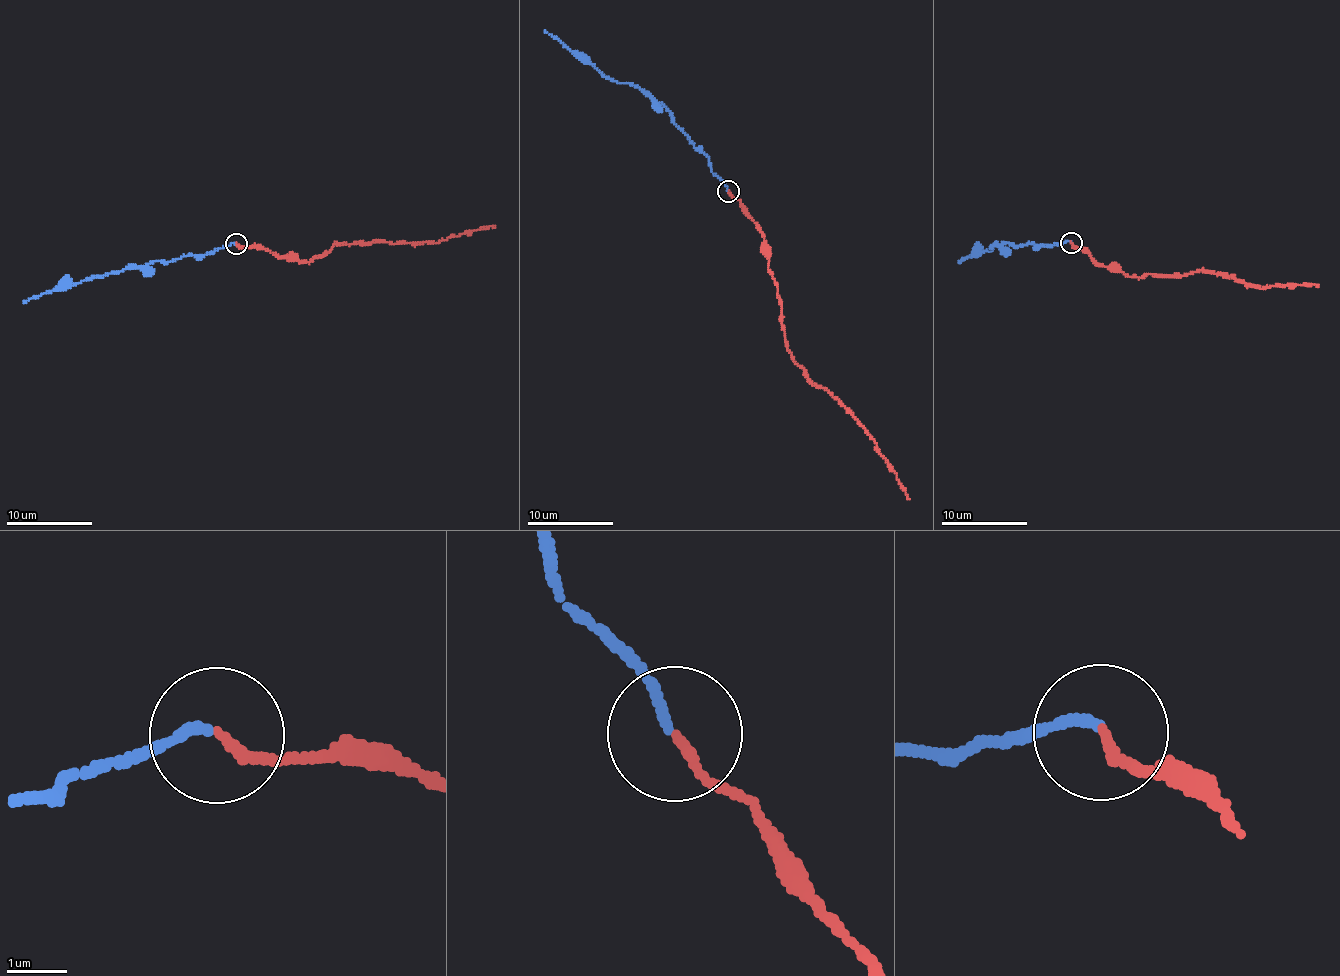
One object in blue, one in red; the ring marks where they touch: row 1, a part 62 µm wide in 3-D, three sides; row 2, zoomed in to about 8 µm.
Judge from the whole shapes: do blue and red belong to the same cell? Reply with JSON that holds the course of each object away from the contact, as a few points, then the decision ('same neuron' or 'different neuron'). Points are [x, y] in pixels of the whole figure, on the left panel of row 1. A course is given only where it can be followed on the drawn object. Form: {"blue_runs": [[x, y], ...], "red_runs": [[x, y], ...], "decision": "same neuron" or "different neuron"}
{"blue_runs": [[234, 244], [170, 261], [150, 261], [114, 273], [92, 275], [79, 282], [62, 283], [23, 303]], "red_runs": [[236, 244], [260, 245], [275, 254], [301, 262], [328, 252], [338, 243], [436, 243], [474, 230], [495, 228]], "decision": "same neuron"}

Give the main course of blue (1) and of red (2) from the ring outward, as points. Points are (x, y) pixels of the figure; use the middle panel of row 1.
1: (726, 190), (725, 184), (711, 171), (709, 158), (662, 104), (628, 83), (606, 78), (544, 30)
2: (728, 190), (757, 225), (767, 250), (787, 350), (865, 430), (909, 499)

